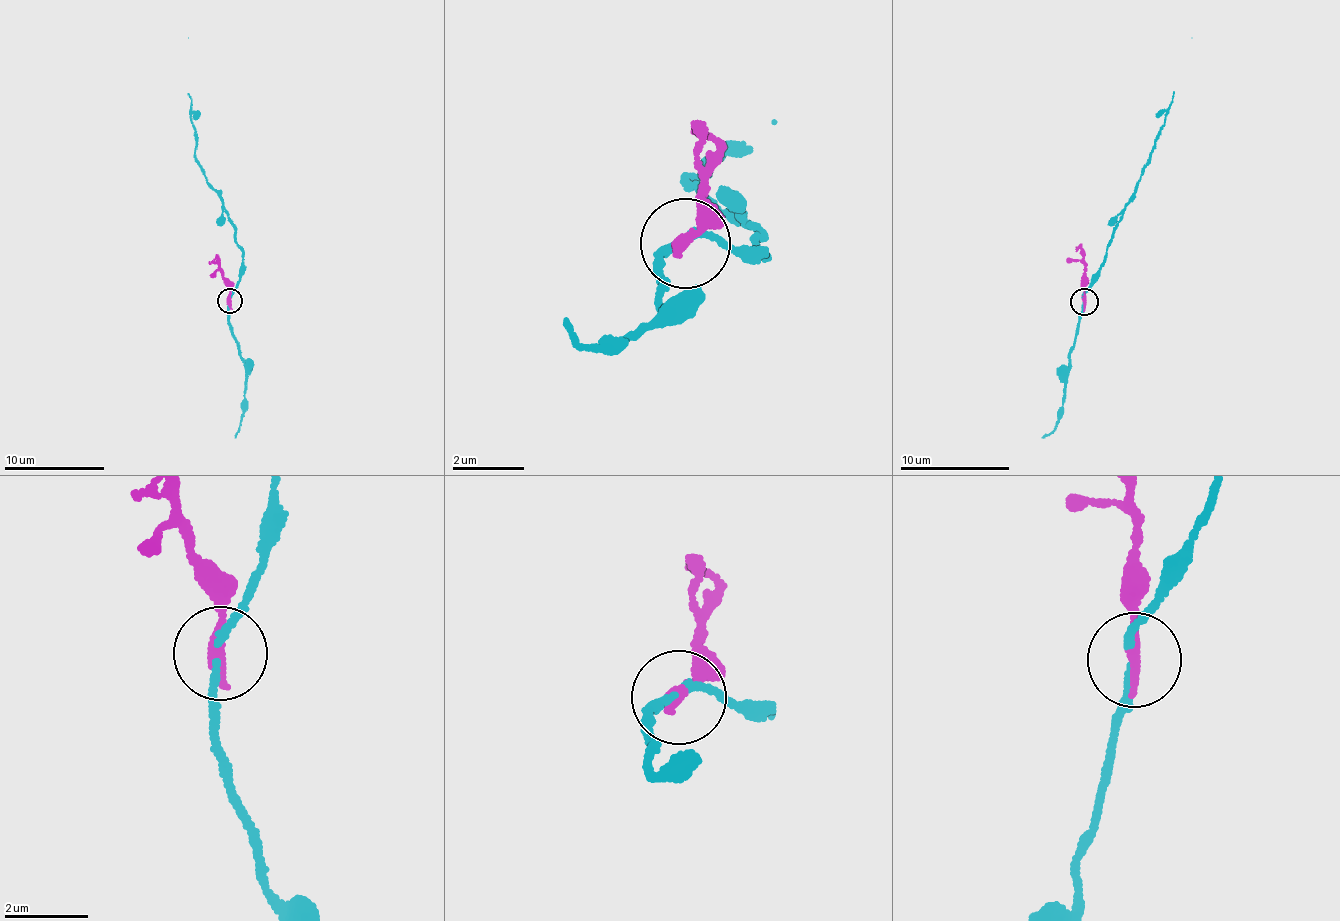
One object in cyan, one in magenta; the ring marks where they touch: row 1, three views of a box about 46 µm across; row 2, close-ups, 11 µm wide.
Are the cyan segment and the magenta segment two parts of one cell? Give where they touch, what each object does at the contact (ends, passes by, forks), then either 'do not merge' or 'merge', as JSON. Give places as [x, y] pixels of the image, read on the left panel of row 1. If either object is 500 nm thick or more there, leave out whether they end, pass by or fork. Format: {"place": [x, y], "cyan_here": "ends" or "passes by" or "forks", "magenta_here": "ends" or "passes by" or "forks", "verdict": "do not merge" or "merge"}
{"place": [230, 300], "cyan_here": "passes by", "magenta_here": "ends", "verdict": "do not merge"}

